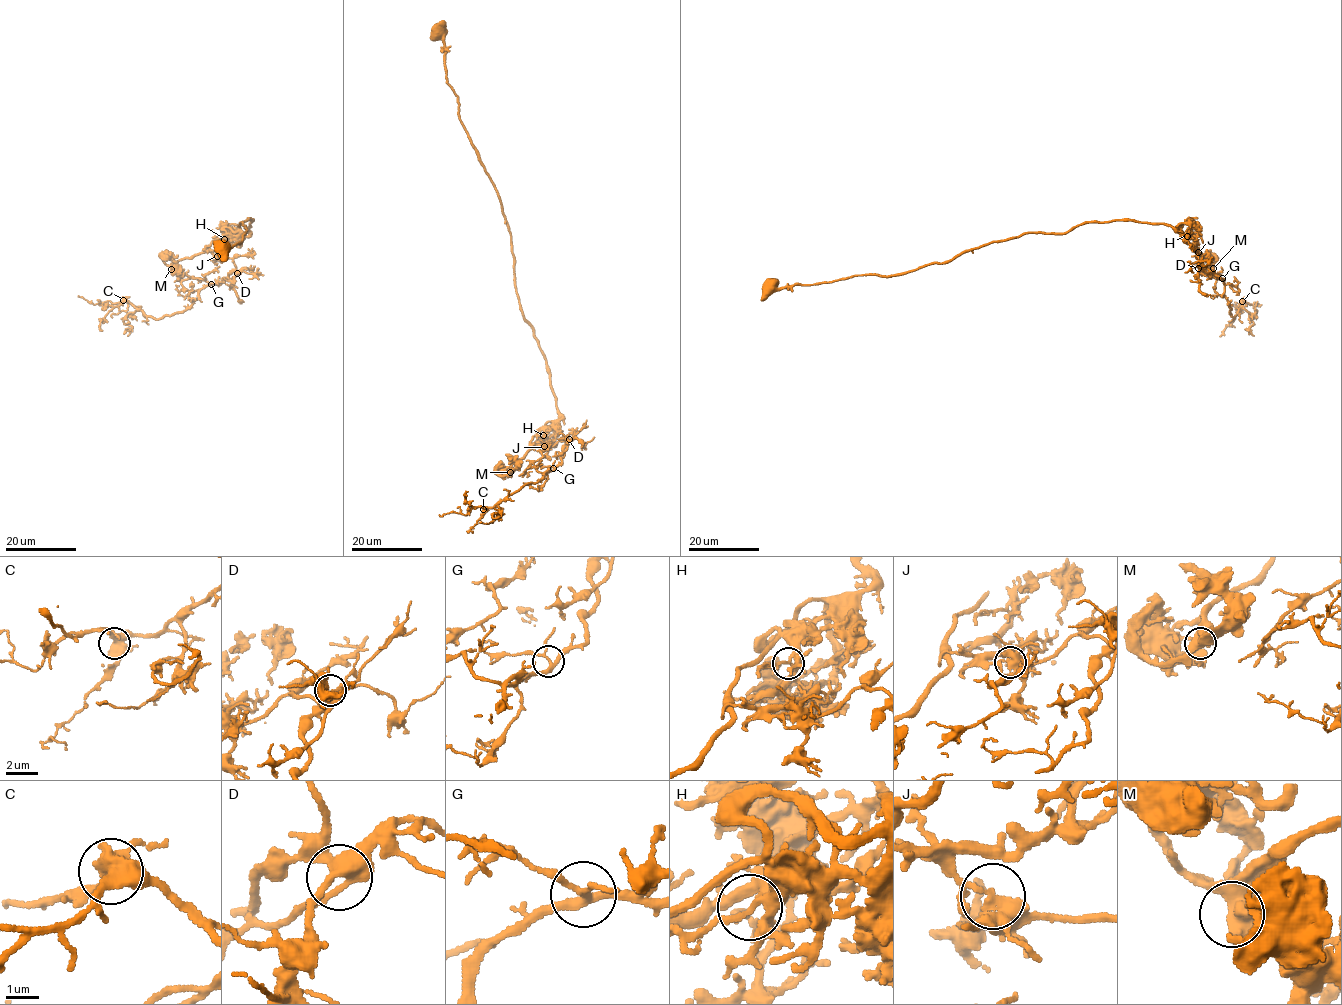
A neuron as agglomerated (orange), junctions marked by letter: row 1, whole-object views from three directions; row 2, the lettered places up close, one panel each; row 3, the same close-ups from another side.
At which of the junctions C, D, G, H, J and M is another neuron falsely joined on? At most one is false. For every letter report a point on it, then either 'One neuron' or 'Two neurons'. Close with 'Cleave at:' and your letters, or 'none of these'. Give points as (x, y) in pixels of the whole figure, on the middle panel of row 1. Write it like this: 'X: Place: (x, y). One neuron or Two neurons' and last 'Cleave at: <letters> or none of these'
C: Place: (483, 509). One neuron
D: Place: (569, 439). One neuron
G: Place: (553, 468). One neuron
H: Place: (543, 435). One neuron
J: Place: (544, 446). Two neurons
M: Place: (510, 472). One neuron
Cleave at: J

